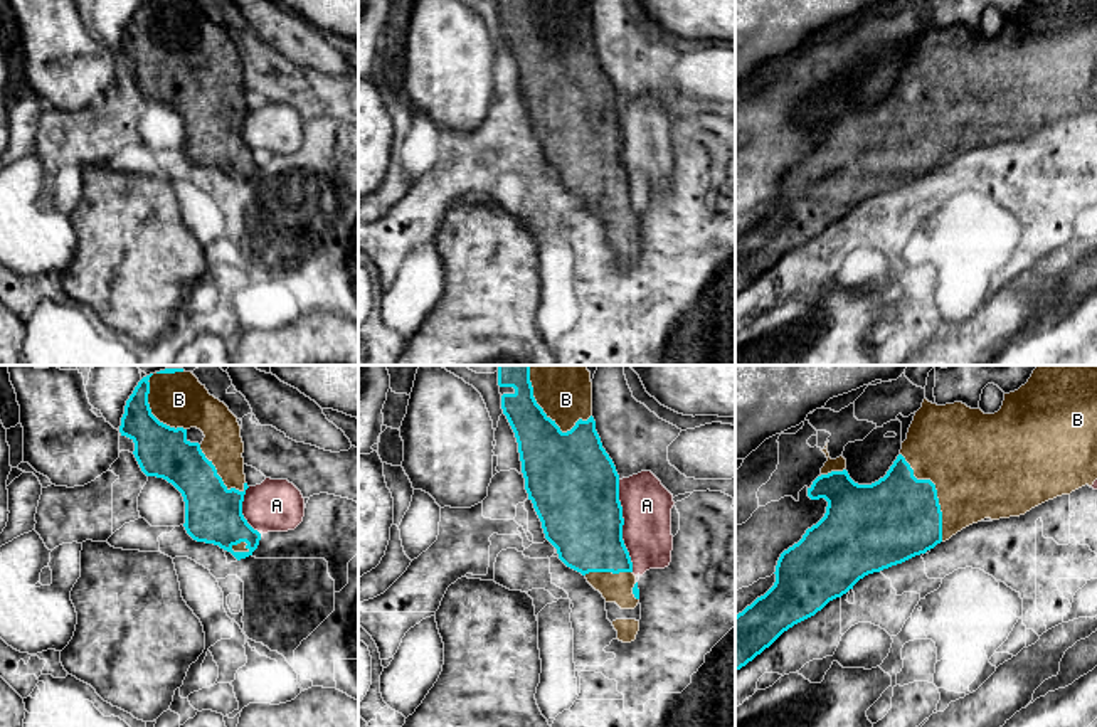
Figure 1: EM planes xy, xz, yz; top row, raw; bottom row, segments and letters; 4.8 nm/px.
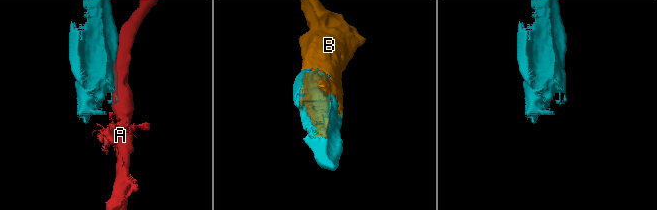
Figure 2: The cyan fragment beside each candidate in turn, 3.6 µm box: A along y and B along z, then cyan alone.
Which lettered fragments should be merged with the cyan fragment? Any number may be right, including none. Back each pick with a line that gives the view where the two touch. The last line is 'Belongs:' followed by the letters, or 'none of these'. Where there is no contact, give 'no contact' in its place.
B: yz
Belongs: B

